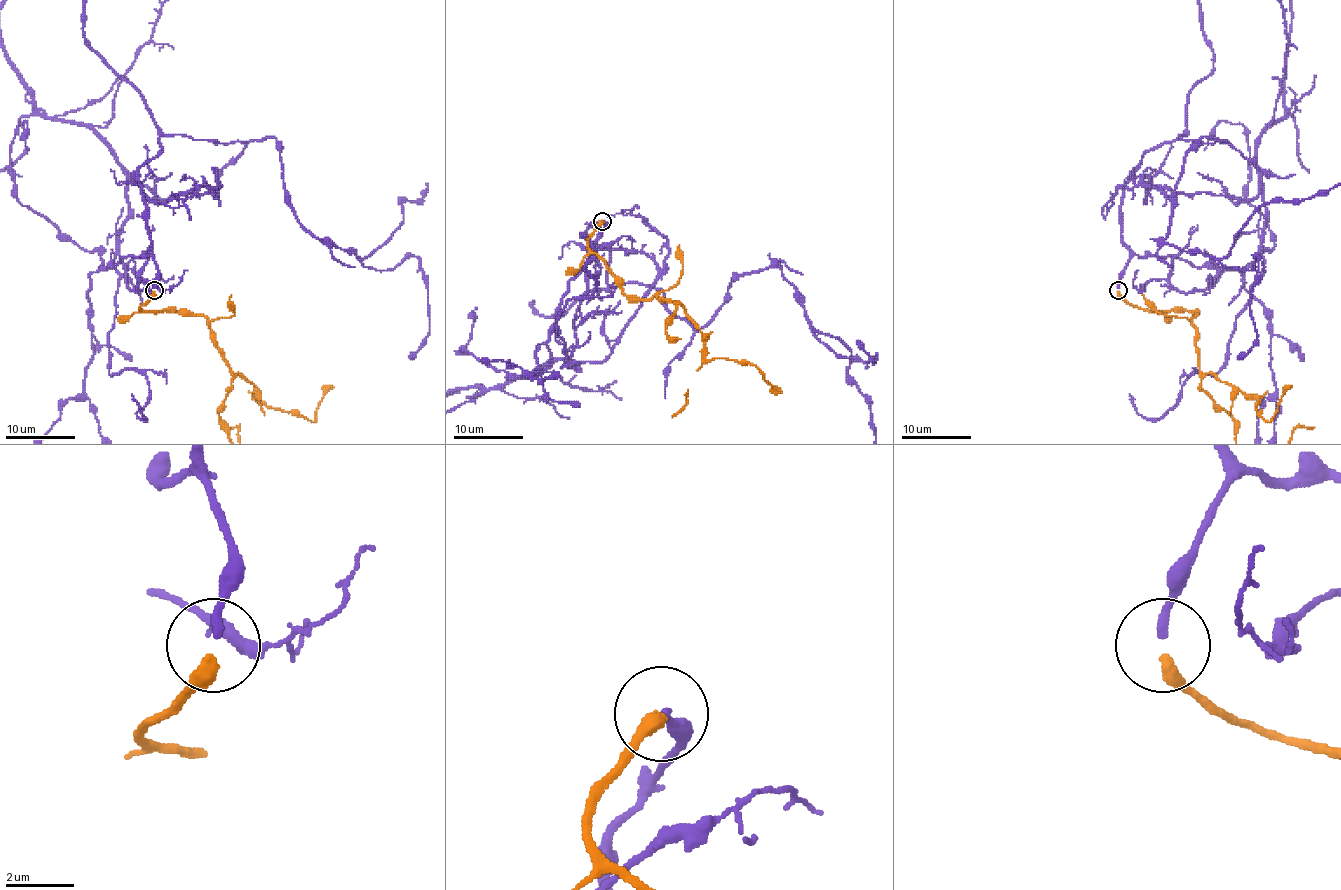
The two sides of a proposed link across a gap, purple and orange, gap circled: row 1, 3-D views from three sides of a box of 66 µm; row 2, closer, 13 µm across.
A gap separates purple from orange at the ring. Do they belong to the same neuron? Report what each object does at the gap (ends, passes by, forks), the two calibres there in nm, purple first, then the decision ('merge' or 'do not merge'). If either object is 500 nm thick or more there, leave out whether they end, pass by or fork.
purple ends there; orange ends there; 280 nm thick on the purple side, 420 nm on the other; merge

